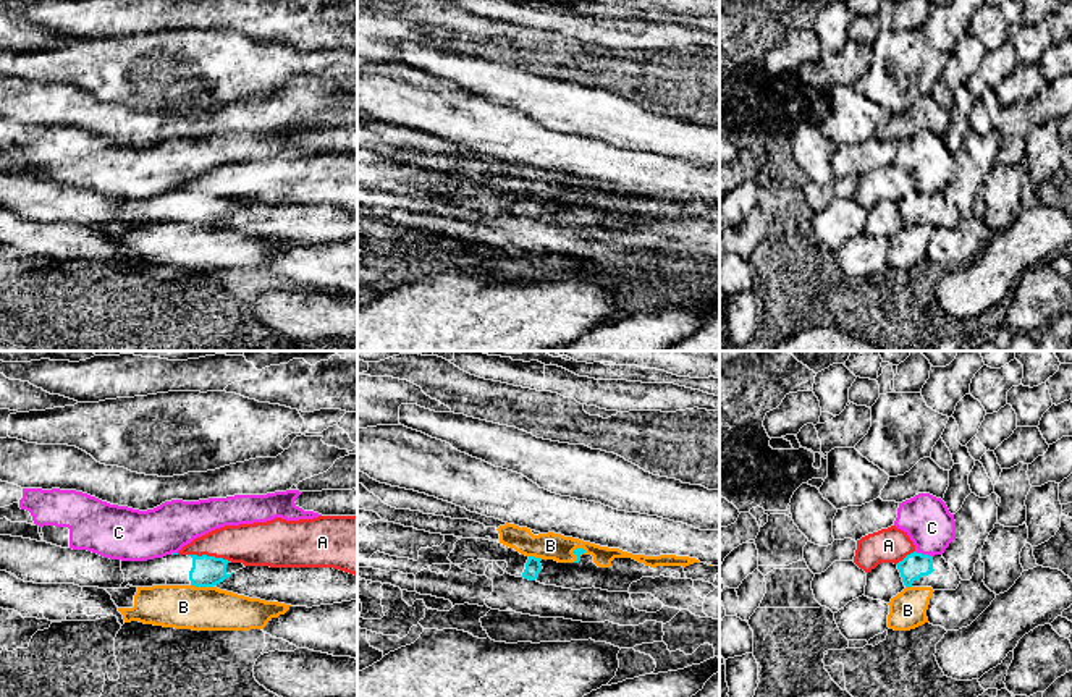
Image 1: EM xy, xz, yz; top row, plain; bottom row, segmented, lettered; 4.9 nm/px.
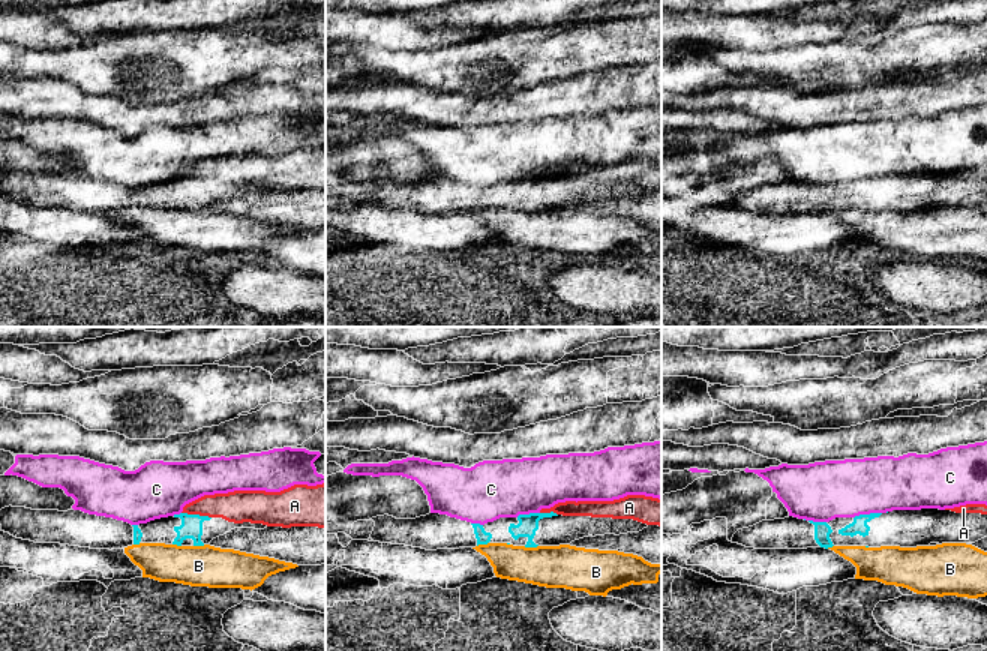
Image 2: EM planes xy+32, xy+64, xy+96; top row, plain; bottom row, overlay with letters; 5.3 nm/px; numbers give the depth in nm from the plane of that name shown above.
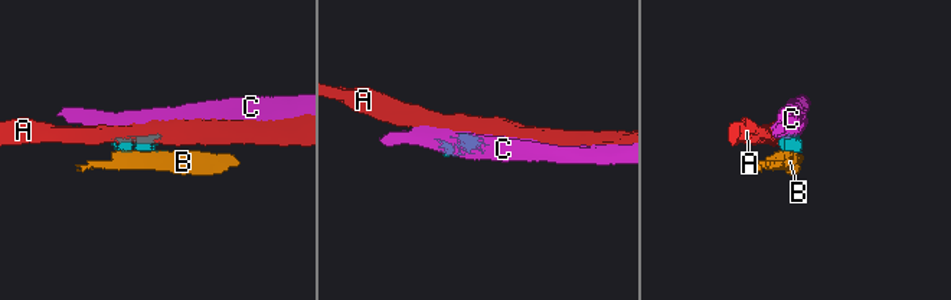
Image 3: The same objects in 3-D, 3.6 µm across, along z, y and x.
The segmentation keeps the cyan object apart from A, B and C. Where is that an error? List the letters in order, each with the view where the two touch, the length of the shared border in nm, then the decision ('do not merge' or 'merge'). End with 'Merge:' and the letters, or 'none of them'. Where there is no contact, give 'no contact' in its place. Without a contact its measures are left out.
A: xy | 220 nm | do not merge
B: xy | 110 nm | do not merge
C: yz | 90 nm | do not merge
Merge: none of them

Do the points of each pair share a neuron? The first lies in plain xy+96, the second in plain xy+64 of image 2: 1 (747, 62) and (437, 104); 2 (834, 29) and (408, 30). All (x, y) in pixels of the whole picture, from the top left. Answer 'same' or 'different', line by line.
1: different
2: same

